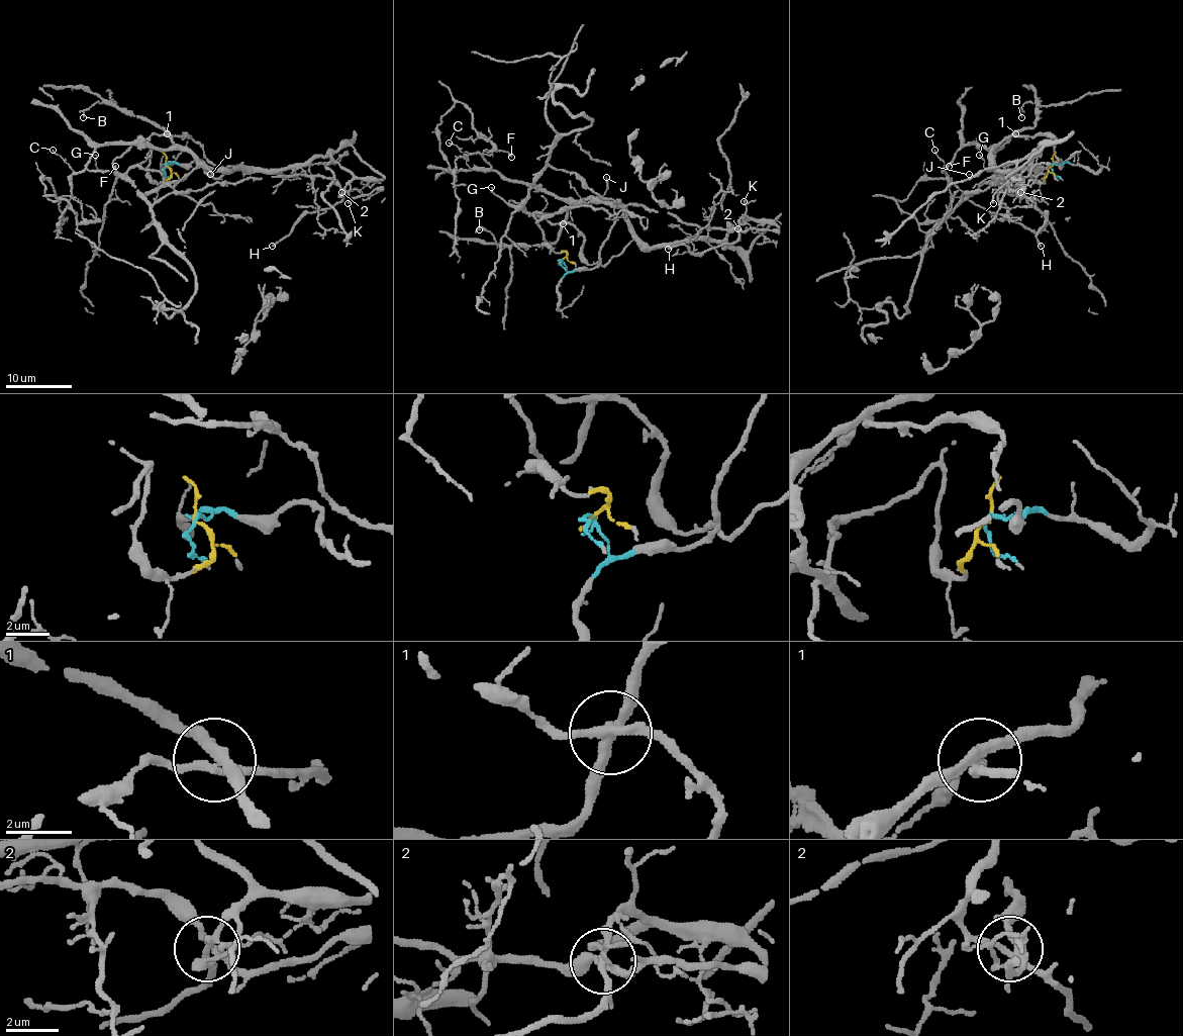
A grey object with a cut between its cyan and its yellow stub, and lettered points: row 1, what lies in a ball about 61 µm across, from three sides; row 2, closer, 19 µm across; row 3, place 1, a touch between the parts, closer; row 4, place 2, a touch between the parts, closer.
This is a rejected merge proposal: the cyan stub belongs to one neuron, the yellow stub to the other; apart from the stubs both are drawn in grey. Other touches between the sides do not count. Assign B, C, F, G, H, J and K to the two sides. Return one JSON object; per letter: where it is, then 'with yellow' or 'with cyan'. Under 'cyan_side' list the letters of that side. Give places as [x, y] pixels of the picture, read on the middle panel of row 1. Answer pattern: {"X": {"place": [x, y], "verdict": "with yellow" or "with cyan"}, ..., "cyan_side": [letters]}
{"B": {"place": [479, 229], "verdict": "with cyan"}, "C": {"place": [449, 143], "verdict": "with cyan"}, "F": {"place": [511, 157], "verdict": "with cyan"}, "G": {"place": [491, 187], "verdict": "with yellow"}, "H": {"place": [668, 249], "verdict": "with cyan"}, "J": {"place": [606, 177], "verdict": "with cyan"}, "K": {"place": [744, 201], "verdict": "with cyan"}, "cyan_side": ["B", "C", "F", "H", "J", "K"]}

